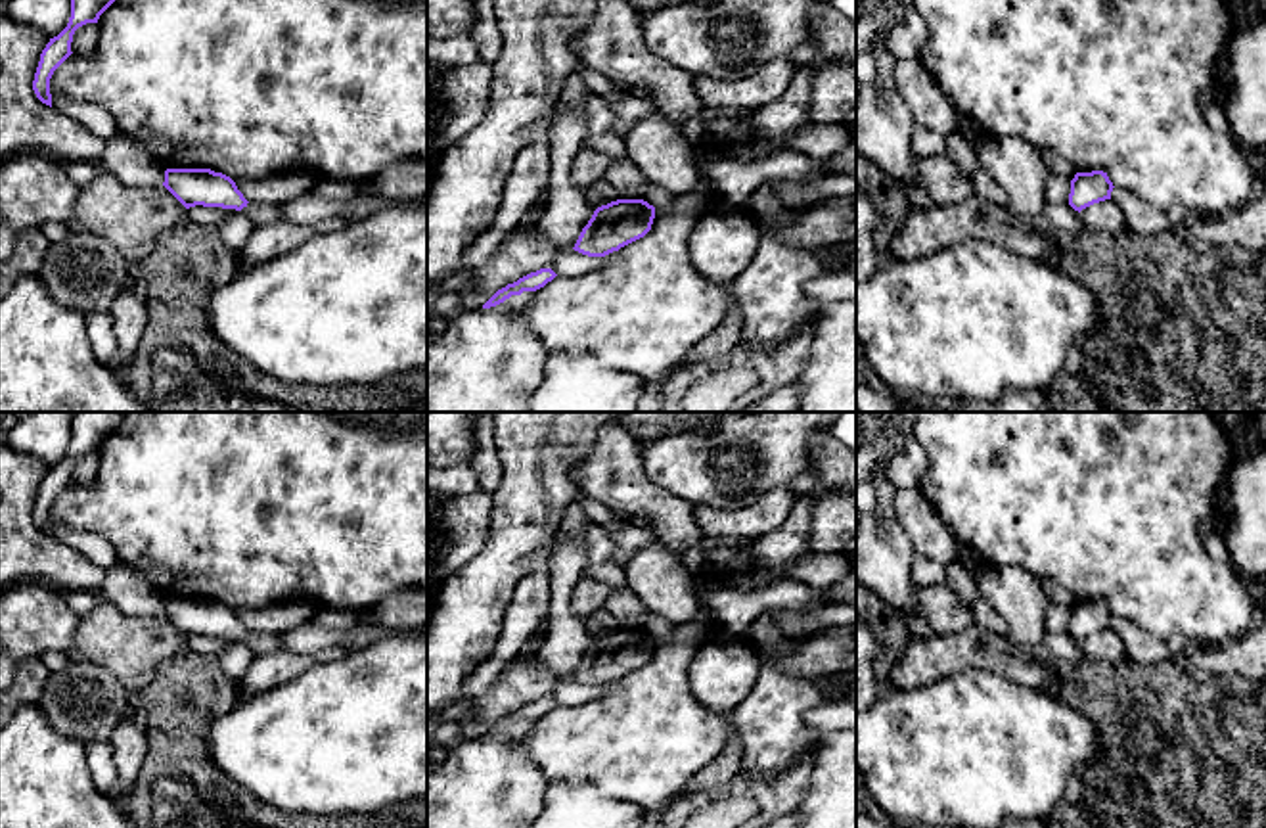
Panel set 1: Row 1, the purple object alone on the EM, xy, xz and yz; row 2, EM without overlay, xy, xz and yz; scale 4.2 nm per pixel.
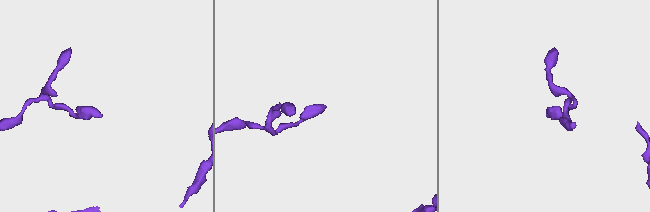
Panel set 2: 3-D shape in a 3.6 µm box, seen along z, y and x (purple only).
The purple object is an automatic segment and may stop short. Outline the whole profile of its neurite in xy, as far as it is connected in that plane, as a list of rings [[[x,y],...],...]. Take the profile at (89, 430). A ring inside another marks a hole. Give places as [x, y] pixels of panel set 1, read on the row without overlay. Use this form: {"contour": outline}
{"contour": [[[77,412],[71,424],[71,447],[67,456],[40,483],[33,519],[36,527],[52,537],[50,508],[54,500],[73,483],[71,472],[79,456],[98,452],[100,445],[119,427],[124,412]]]}

